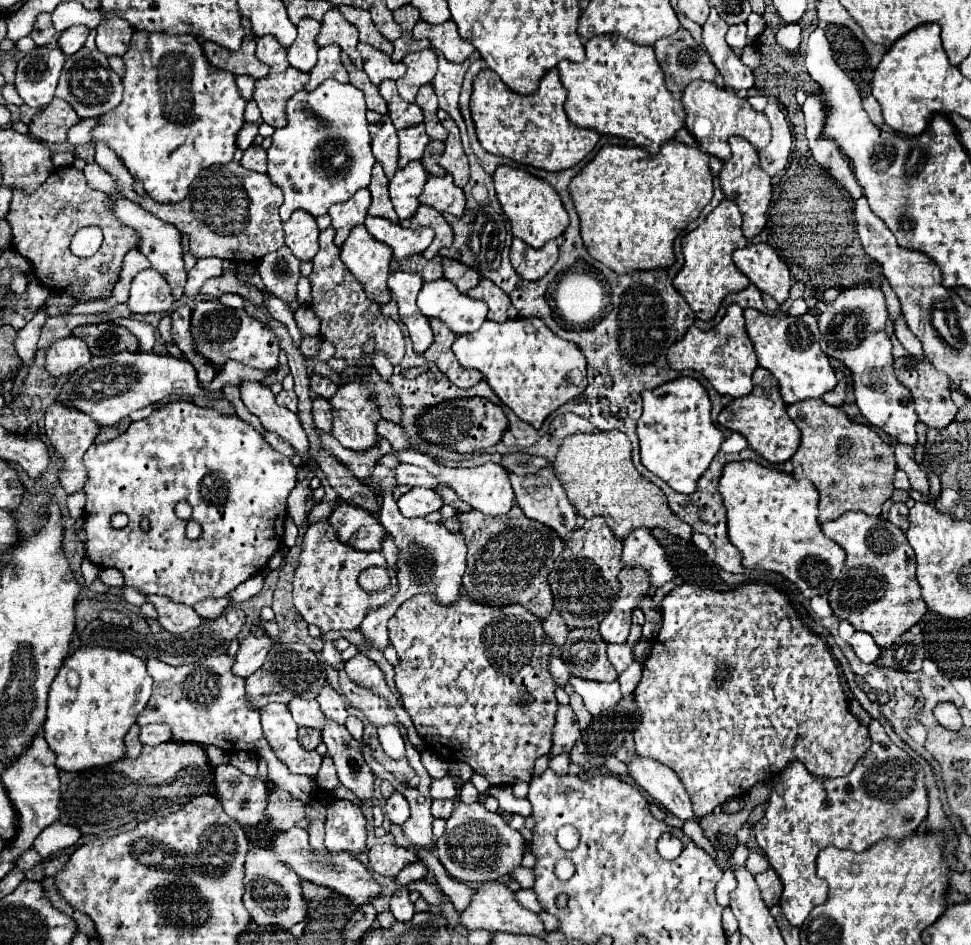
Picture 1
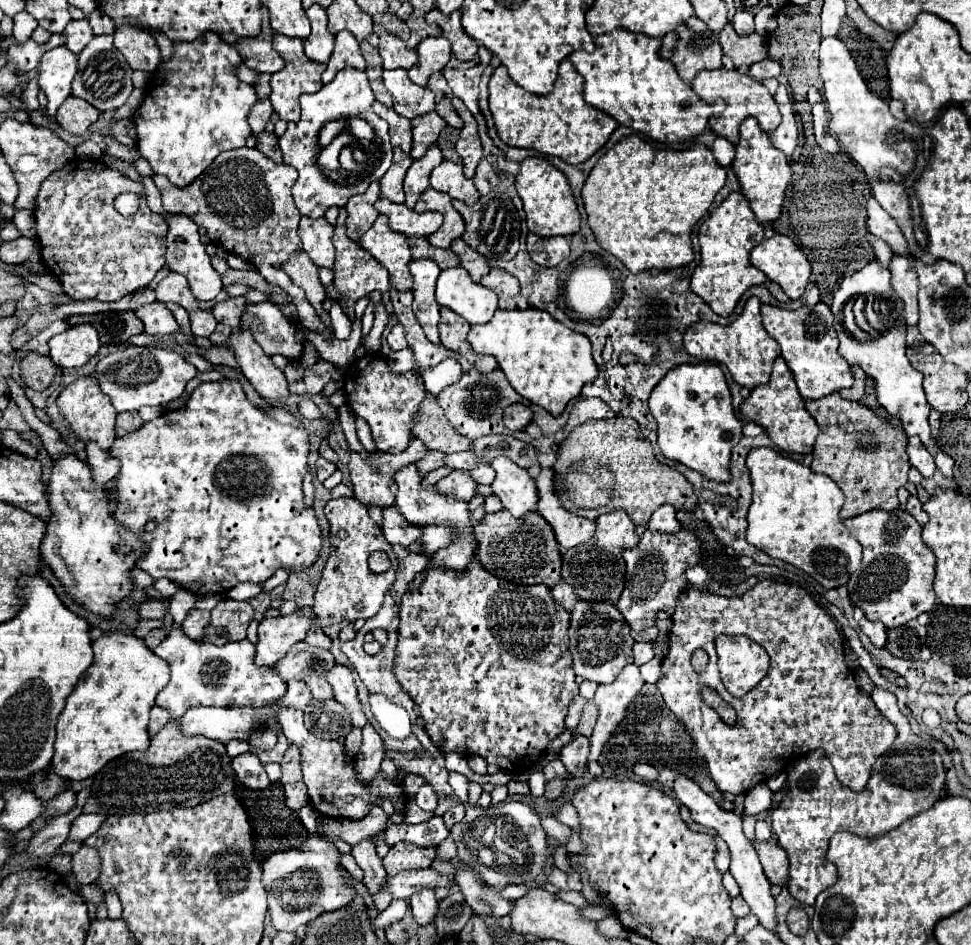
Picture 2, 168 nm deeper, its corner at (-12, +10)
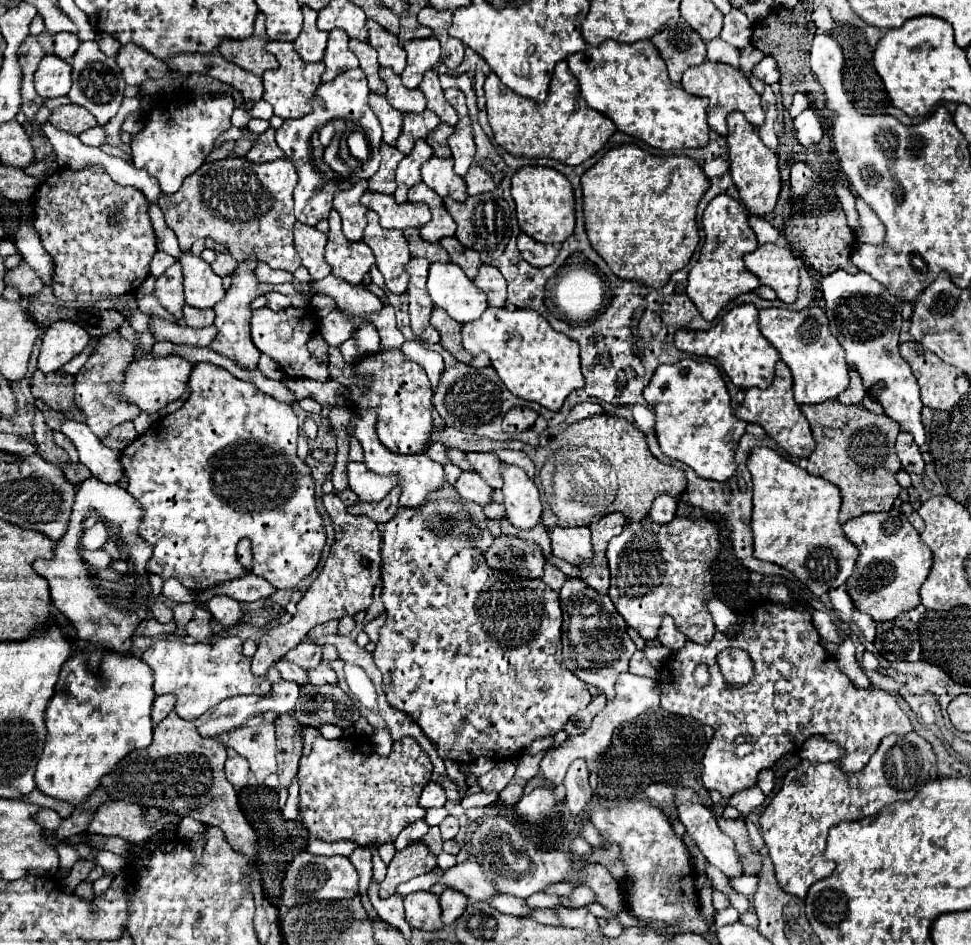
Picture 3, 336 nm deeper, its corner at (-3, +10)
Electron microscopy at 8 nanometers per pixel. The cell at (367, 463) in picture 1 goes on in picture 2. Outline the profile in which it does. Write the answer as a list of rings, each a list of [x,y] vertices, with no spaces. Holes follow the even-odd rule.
[[[413,437],[407,445],[407,449],[403,453],[369,453],[369,457],[363,457],[361,453],[351,451],[351,461],[349,461],[349,471],[351,471],[351,483],[353,483],[353,493],[355,499],[361,501],[363,505],[379,505],[379,507],[391,507],[395,503],[395,493],[397,493],[397,485],[393,475],[399,471],[399,467],[403,465],[411,465],[417,459],[421,459],[425,455],[427,447],[423,445],[421,439]]]

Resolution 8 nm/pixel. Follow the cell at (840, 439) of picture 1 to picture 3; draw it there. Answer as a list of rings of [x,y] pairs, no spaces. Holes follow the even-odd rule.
[[[836,399],[818,405],[802,405],[800,409],[810,421],[816,441],[816,451],[808,457],[808,473],[838,485],[842,493],[840,523],[846,523],[868,511],[890,511],[902,489],[896,481],[900,461],[894,449],[900,433],[898,423],[886,415],[874,415],[862,405],[846,407]]]

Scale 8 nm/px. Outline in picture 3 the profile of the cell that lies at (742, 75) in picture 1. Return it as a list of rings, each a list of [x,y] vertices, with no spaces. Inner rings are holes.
[[[764,57],[752,71],[752,75],[756,75],[760,81],[764,81],[766,85],[772,85],[772,83],[778,83],[780,79],[780,71],[776,67],[776,61],[772,57]]]

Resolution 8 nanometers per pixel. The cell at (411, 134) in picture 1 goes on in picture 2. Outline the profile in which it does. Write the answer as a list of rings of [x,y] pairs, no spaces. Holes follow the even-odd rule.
[[[431,111],[427,115],[419,115],[413,121],[413,149],[411,149],[411,157],[413,159],[421,159],[425,155],[425,151],[435,145],[441,129],[447,125],[443,117],[439,117],[439,113]]]

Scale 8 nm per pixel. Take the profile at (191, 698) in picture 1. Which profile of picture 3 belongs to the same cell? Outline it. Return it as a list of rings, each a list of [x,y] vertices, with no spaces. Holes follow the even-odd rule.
[[[224,637],[208,643],[182,643],[178,639],[156,639],[156,643],[142,653],[142,659],[154,673],[156,695],[174,693],[178,697],[174,711],[182,719],[196,719],[220,701],[236,695],[266,695],[270,681],[256,677],[250,669],[250,659],[242,655],[242,641],[238,637]]]

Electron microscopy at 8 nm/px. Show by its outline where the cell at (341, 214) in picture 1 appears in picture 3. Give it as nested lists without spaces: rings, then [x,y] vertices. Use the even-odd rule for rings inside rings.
[[[358,181],[354,187],[350,187],[346,191],[338,191],[334,195],[332,207],[340,213],[344,235],[350,241],[362,241],[368,209],[364,205],[360,205],[360,197],[366,189],[368,189],[368,181]]]

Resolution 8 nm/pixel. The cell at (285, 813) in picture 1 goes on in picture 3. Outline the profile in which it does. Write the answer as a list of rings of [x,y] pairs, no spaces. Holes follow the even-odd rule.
[[[290,713],[278,717],[276,721],[276,741],[278,741],[278,777],[280,785],[288,787],[298,773],[298,761],[302,757],[302,723]]]

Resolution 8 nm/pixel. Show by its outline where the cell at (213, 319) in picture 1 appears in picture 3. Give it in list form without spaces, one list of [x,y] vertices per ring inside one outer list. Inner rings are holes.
[[[268,307],[256,309],[252,313],[252,339],[260,353],[270,355],[286,373],[286,377],[308,377],[314,381],[328,381],[328,363],[318,361],[306,347],[310,337],[318,329],[318,319],[314,323],[314,313],[308,307],[288,307],[284,311],[272,311]]]

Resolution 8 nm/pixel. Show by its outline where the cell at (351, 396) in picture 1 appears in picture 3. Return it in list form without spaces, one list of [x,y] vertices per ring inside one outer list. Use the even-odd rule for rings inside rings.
[[[384,349],[376,355],[368,355],[354,369],[358,377],[372,379],[372,383],[368,389],[348,387],[350,401],[356,409],[376,409],[380,441],[392,453],[422,453],[428,449],[432,443],[432,389],[426,371],[400,349]]]

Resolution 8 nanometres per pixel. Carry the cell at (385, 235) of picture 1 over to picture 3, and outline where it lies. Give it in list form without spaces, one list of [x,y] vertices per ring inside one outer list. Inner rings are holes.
[[[366,191],[360,197],[362,205],[376,211],[380,215],[380,225],[386,229],[406,229],[406,227],[422,227],[430,221],[430,209],[426,203],[396,203],[392,195]]]

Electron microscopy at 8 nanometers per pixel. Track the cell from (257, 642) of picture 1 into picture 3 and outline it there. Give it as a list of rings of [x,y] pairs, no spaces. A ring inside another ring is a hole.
[[[328,493],[322,497],[322,503],[332,517],[334,529],[336,529],[336,541],[330,549],[330,557],[316,577],[316,581],[310,585],[310,589],[304,593],[304,597],[298,603],[298,613],[292,617],[290,623],[278,625],[274,629],[268,629],[258,645],[258,651],[252,659],[252,671],[256,675],[266,675],[268,667],[284,657],[290,649],[294,649],[298,643],[304,641],[306,633],[322,625],[330,619],[342,619],[344,615],[356,615],[358,611],[368,609],[372,603],[372,591],[376,583],[380,581],[380,547],[382,547],[382,533],[378,531],[378,525],[370,517],[354,517],[346,511],[346,505],[340,501],[338,495]]]

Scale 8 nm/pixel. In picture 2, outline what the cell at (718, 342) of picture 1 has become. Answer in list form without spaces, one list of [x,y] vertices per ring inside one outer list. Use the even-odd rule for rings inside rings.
[[[749,297],[743,313],[729,325],[717,325],[709,321],[693,323],[683,335],[685,351],[703,361],[723,363],[729,369],[733,381],[741,387],[753,389],[761,383],[767,383],[773,361],[779,355],[779,345],[775,345],[775,341],[763,329],[759,307],[761,307],[761,301],[757,297]]]

